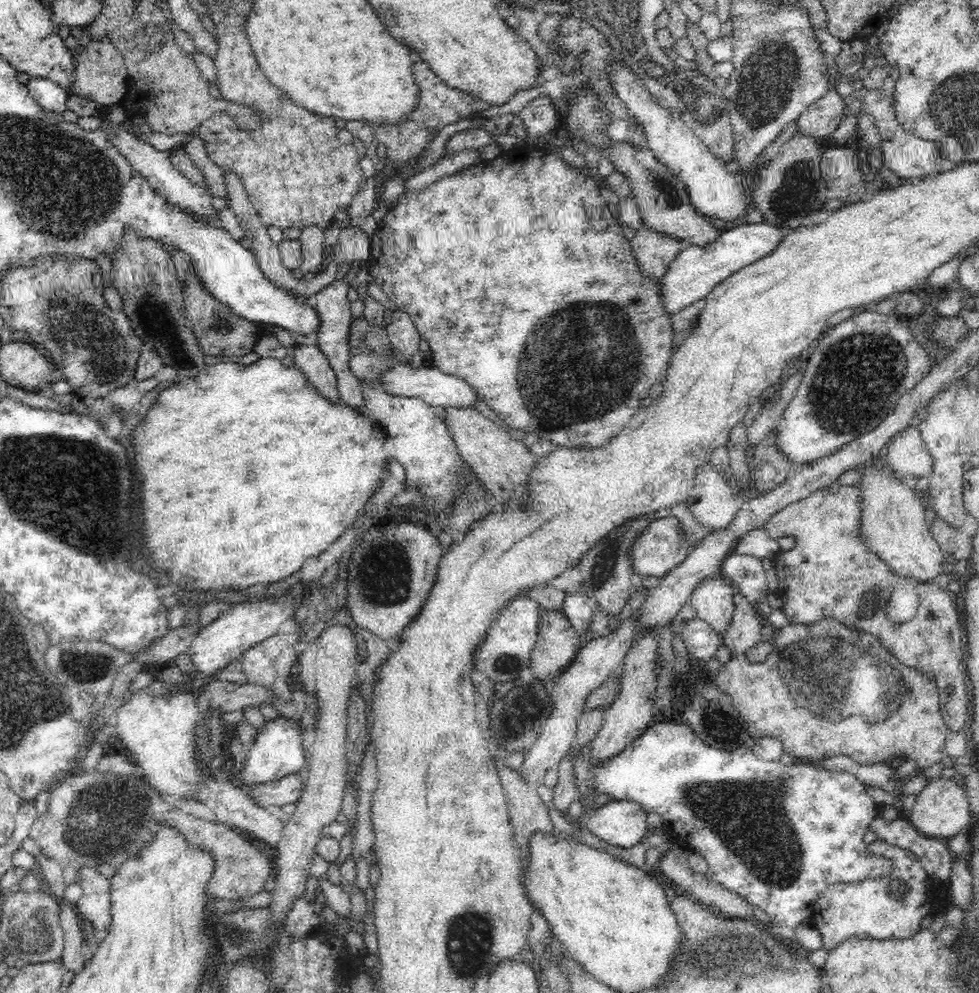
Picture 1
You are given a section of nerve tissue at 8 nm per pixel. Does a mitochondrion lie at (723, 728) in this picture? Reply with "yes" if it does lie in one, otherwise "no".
yes

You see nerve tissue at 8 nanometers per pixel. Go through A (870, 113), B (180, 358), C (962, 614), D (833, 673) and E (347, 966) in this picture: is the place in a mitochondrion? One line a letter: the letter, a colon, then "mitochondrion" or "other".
A: other
B: mitochondrion
C: other
D: mitochondrion
E: other

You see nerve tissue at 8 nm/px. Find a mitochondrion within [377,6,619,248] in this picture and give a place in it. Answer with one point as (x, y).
(572, 41)

